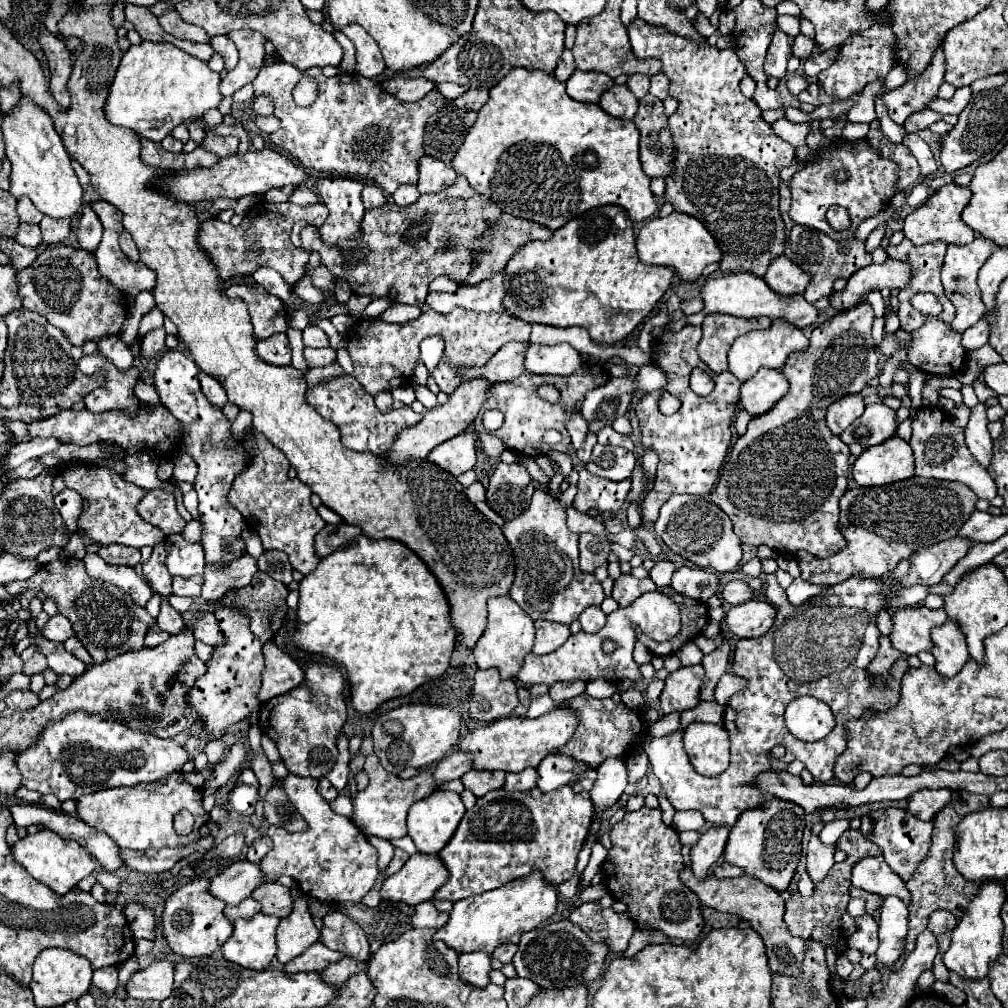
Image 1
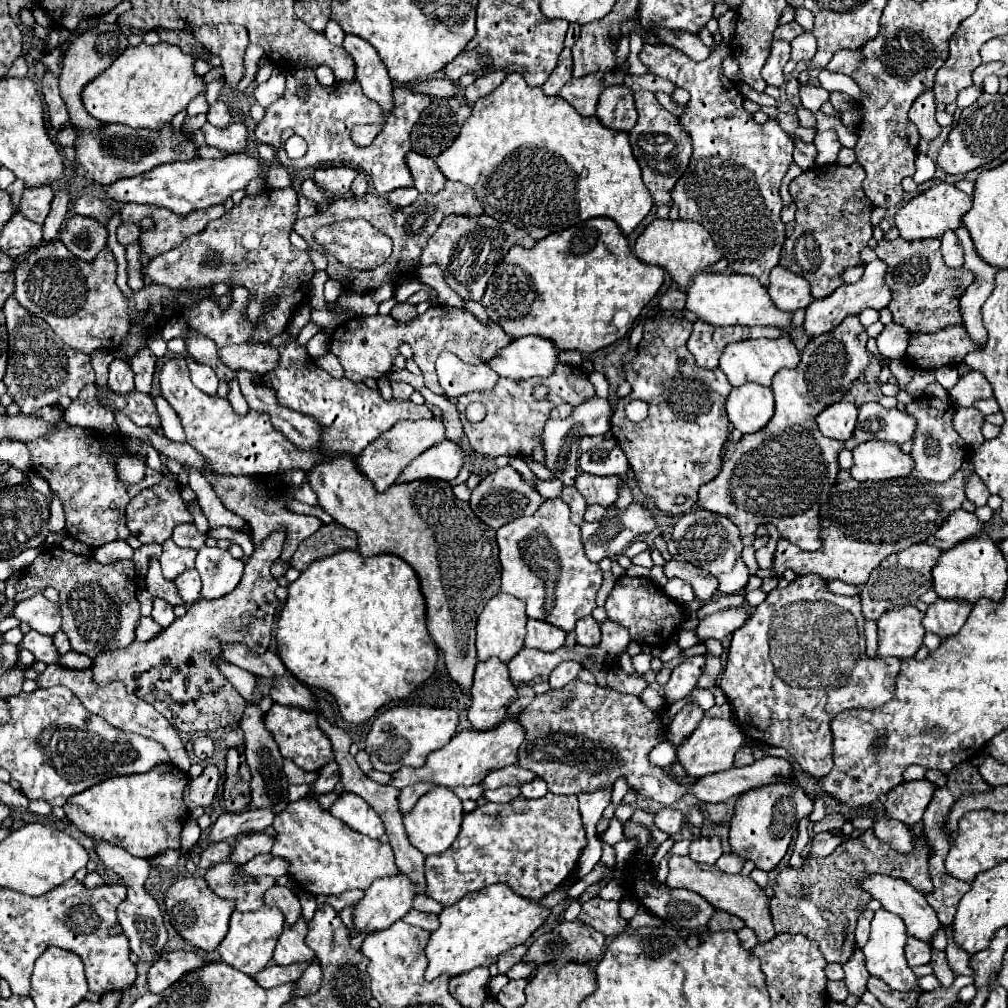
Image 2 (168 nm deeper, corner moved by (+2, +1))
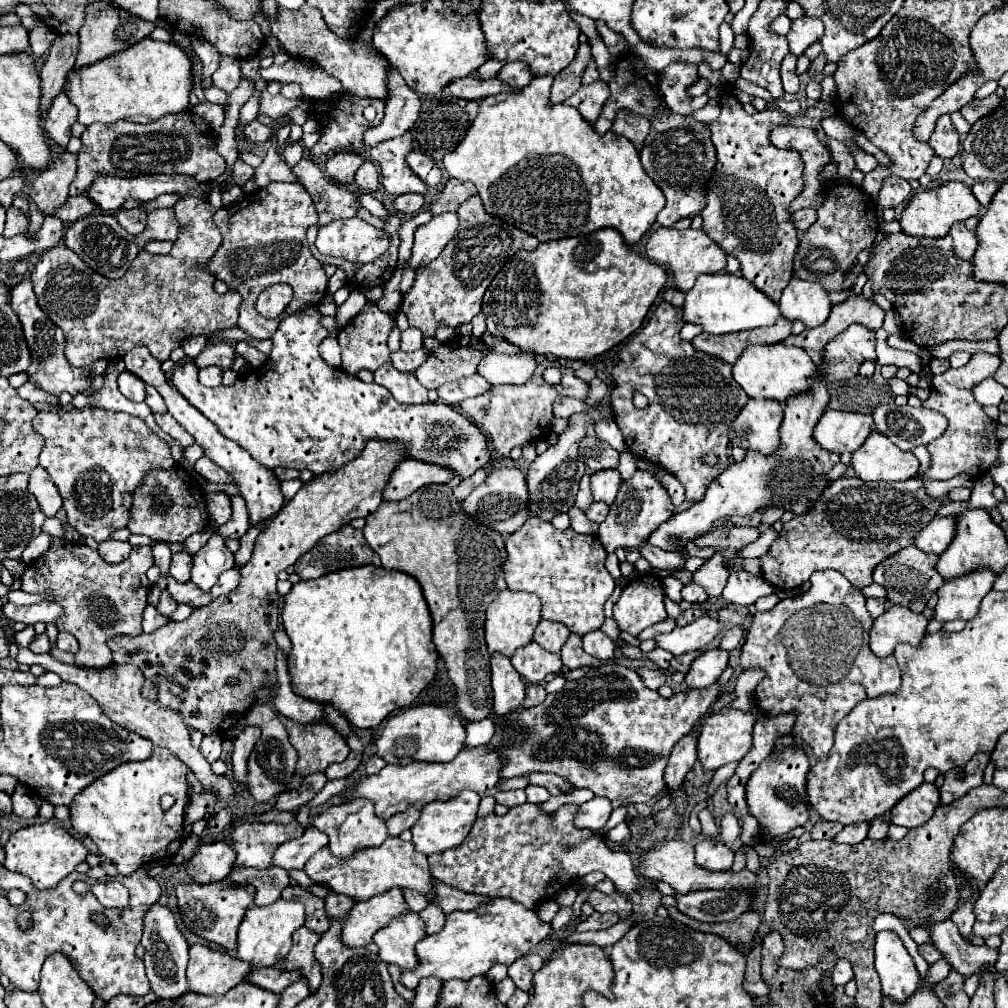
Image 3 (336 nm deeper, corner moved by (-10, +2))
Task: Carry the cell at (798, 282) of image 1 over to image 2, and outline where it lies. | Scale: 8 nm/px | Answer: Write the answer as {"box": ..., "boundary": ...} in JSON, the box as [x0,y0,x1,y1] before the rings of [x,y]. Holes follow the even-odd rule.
{"box":[769,265,811,311],"boundary":[[[777,265],[773,267],[769,275],[769,295],[777,309],[781,311],[797,311],[801,307],[807,307],[811,303],[811,291],[809,283],[785,267]]]}

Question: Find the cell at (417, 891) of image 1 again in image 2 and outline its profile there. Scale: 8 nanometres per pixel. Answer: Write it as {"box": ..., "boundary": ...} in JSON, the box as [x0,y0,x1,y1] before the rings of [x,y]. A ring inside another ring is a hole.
{"box":[355,871,417,931],"boundary":[[[399,871],[393,877],[375,879],[365,897],[355,907],[355,925],[359,931],[381,931],[399,921],[413,909],[417,885]]]}

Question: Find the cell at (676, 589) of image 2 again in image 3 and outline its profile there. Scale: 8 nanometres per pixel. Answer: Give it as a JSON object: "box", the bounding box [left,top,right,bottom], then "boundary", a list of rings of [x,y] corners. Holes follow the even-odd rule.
{"box":[681,582,709,604],"boundary":[[[691,582],[691,584],[683,586],[681,598],[687,600],[687,602],[691,602],[691,604],[703,604],[709,596],[707,596],[707,592],[705,592],[699,584],[693,584],[693,582]]]}

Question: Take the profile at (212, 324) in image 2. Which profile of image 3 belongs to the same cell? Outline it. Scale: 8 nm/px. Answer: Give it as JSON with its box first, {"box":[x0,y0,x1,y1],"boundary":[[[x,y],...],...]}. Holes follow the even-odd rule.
{"box":[235,342,268,368],"boundary":[[[237,342],[235,350],[237,350],[237,354],[241,354],[253,368],[261,368],[261,366],[265,366],[263,364],[267,364],[268,362],[268,357],[264,353],[262,354],[252,345],[249,347],[245,342]]]}

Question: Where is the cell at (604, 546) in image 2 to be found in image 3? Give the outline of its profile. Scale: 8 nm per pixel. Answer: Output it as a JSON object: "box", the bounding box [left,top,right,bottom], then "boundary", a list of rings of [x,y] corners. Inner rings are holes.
{"box":[597,468,673,552],"boundary":[[[637,468],[629,480],[623,480],[615,502],[611,504],[611,512],[603,524],[599,524],[597,538],[603,542],[607,552],[615,552],[615,548],[639,548],[647,542],[649,534],[673,514],[673,504],[667,490],[655,478],[653,472]]]}

